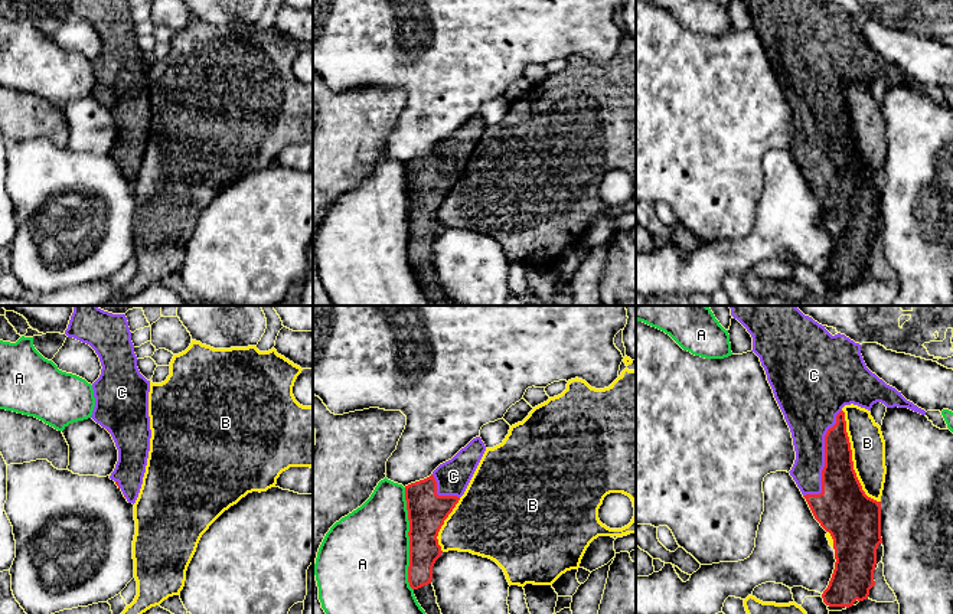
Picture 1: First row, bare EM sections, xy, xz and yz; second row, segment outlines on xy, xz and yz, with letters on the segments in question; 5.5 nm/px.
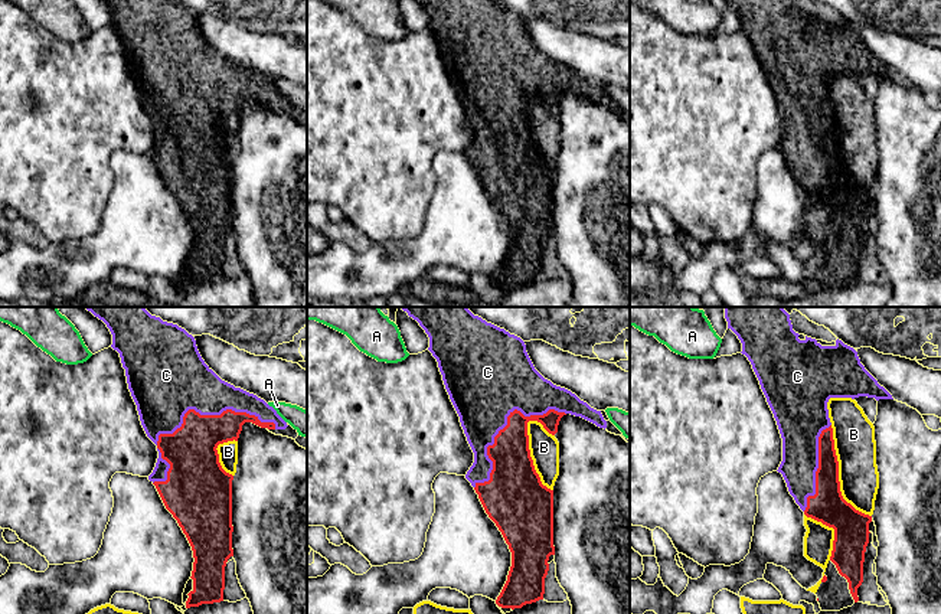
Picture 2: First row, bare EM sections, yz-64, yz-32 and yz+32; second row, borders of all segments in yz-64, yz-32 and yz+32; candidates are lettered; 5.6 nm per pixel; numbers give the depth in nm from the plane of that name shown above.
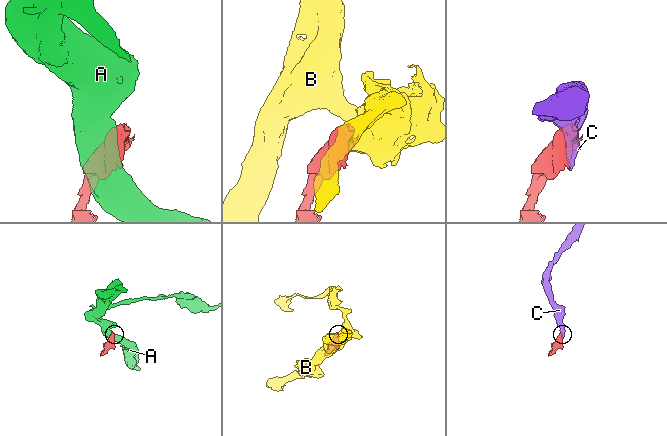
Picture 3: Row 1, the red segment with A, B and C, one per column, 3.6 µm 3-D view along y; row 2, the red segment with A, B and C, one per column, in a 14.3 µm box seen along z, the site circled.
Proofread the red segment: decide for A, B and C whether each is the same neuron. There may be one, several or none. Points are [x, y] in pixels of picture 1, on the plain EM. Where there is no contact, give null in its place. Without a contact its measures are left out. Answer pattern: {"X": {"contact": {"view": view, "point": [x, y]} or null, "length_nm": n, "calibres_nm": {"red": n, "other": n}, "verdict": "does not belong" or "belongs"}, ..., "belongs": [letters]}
{"A": {"contact": {"view": "xz", "point": [410, 216]}, "length_nm": 600, "calibres_nm": {"red": 220, "other": 460}, "verdict": "does not belong"}, "B": {"contact": {"view": "yz", "point": [851, 136]}, "length_nm": 550, "calibres_nm": {"red": 260, "other": 190}, "verdict": "does not belong"}, "C": {"contact": {"view": "yz", "point": [825, 137]}, "length_nm": 550, "calibres_nm": {"red": 260, "other": 240}, "verdict": "belongs"}, "belongs": ["C"]}

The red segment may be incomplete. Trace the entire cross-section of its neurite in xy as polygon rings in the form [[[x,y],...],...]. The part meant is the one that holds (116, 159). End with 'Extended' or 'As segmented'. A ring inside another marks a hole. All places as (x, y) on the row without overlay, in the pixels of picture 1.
[[[69,0],[65,12],[89,22],[99,35],[102,46],[99,55],[92,61],[95,84],[91,95],[111,111],[118,127],[118,138],[110,156],[115,159],[127,179],[134,182],[150,128],[150,58],[137,45],[138,36],[134,30],[128,0]]]. Extended

